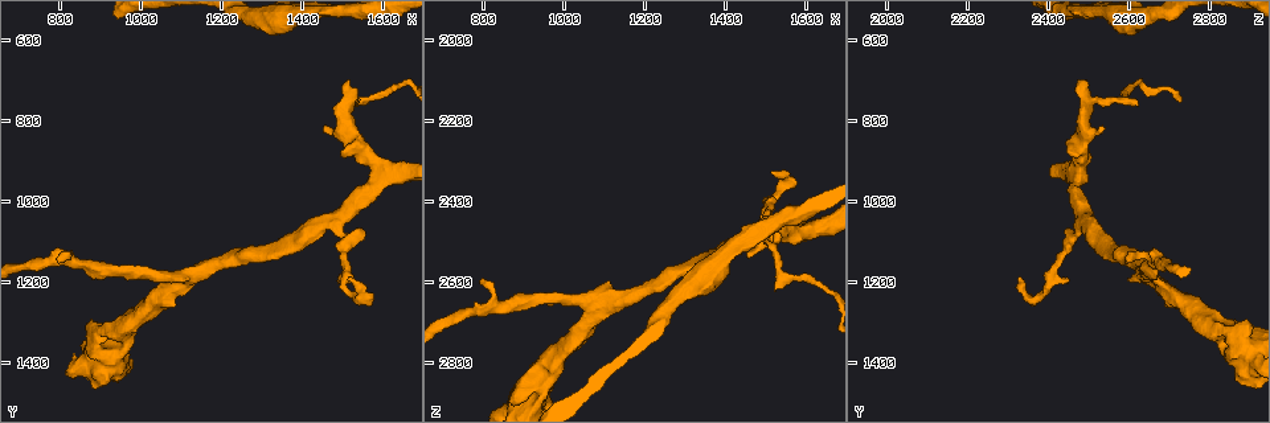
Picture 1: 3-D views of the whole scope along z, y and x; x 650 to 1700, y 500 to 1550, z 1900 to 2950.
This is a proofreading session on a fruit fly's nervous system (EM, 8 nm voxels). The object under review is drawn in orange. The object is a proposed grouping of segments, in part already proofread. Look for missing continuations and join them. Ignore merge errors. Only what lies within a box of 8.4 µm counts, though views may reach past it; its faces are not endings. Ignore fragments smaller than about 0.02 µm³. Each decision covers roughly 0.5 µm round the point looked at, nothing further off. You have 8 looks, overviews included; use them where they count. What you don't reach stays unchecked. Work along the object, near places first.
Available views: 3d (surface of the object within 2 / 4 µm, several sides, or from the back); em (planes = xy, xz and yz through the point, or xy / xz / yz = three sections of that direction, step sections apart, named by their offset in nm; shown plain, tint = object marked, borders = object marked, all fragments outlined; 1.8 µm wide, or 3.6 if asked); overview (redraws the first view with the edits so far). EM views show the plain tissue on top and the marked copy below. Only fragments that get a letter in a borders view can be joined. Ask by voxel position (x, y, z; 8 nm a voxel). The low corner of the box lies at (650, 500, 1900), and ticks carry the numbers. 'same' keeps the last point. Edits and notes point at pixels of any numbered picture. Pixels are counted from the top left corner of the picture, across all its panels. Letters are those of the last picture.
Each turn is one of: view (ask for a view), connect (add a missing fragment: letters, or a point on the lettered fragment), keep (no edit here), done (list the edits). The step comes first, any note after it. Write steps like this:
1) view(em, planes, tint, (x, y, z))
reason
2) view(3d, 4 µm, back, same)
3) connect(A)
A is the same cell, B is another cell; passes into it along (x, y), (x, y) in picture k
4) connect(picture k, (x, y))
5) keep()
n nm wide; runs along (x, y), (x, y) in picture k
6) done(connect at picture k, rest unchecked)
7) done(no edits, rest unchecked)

view(3d, 4 µm, back, (790, 1150, 2595))
an open end

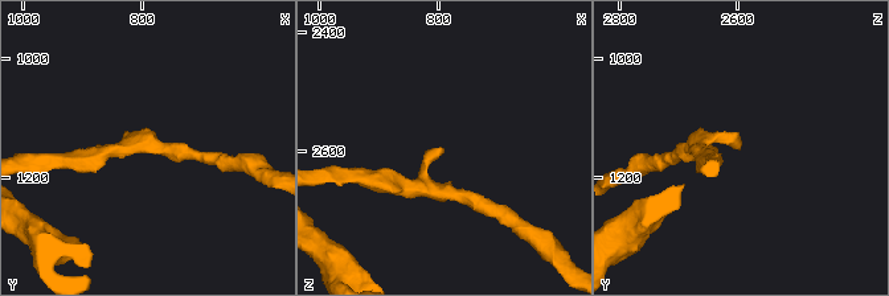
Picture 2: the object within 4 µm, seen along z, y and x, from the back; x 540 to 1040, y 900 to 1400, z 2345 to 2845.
view(em, xz, step 16, tint, (790, 1145, 2595))

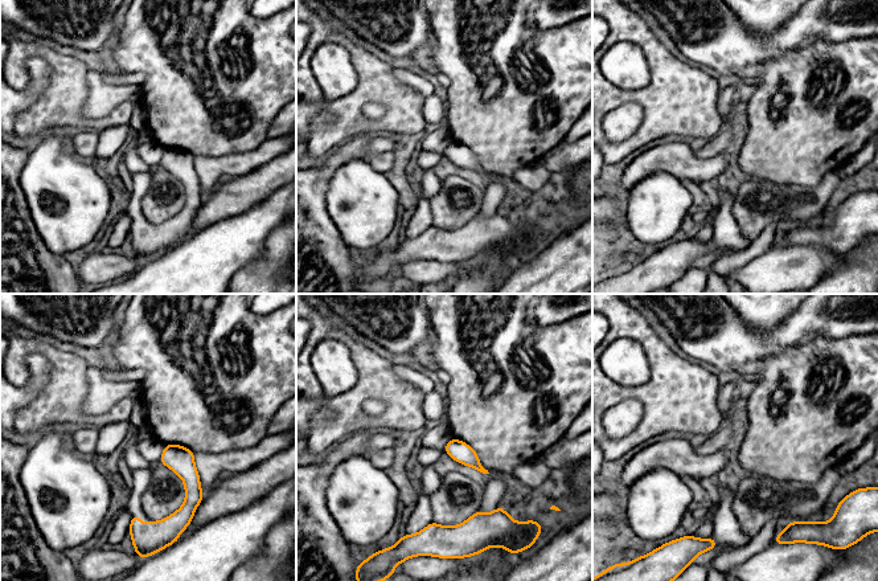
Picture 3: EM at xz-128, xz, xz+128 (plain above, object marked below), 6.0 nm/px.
view(em, planes, borders, same)
another direction

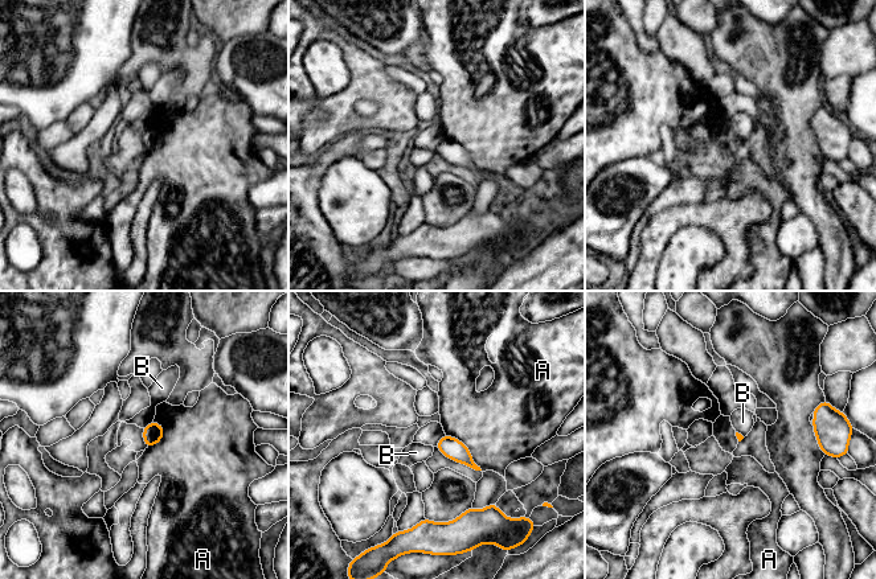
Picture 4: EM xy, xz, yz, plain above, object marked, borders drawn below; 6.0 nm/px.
keep()
A and B are other cells; border along (152, 421), (144, 428) in picture 4; none of them fits

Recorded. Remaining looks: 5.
view(3d, 2 µm, (900, 1350, 2885))
abrupt turn

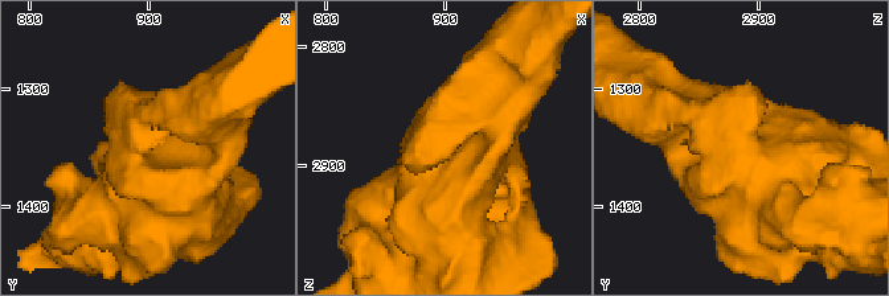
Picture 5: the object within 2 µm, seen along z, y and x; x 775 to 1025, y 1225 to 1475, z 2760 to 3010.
view(em, 3.6 µm, planes, borders, (902, 1348, 2888))

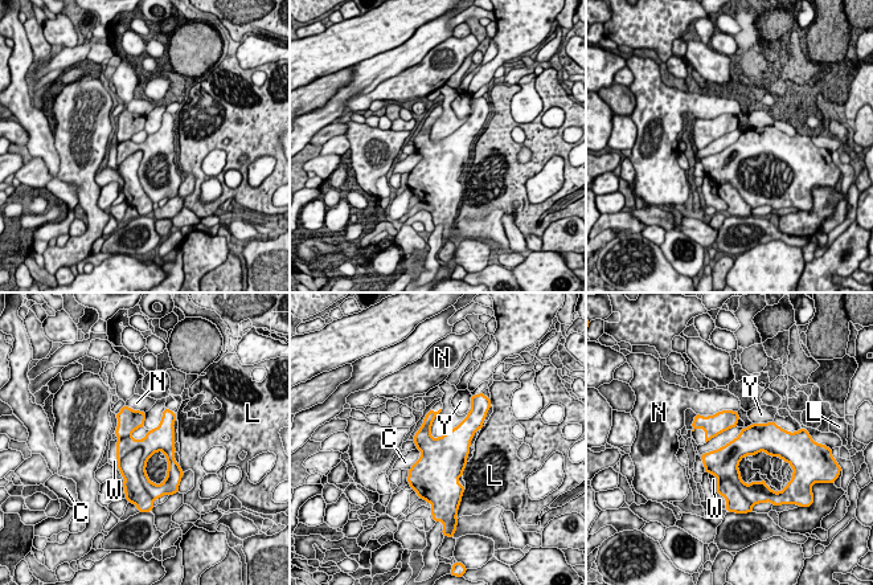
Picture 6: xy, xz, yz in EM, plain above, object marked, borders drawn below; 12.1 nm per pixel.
keep()
280 nm wide; N touches over 360 nm; C, L, N, W and Y are other cells; no lettered fragment goes on from it

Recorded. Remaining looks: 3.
view(3d, 2 µm, (1510, 1180, 2330))
free end

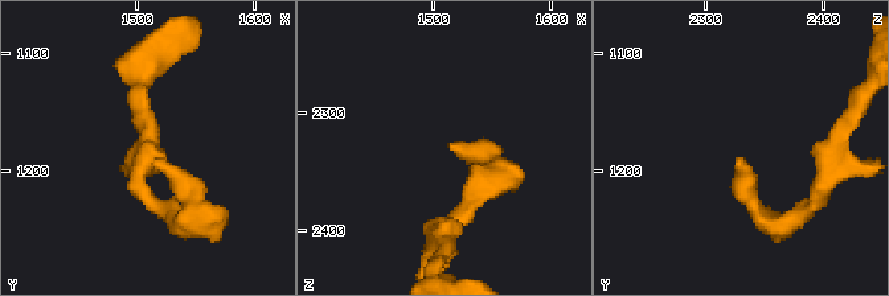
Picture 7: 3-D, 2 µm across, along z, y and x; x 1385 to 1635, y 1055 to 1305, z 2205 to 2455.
view(em, planes, borders, (1518, 1186, 2326))

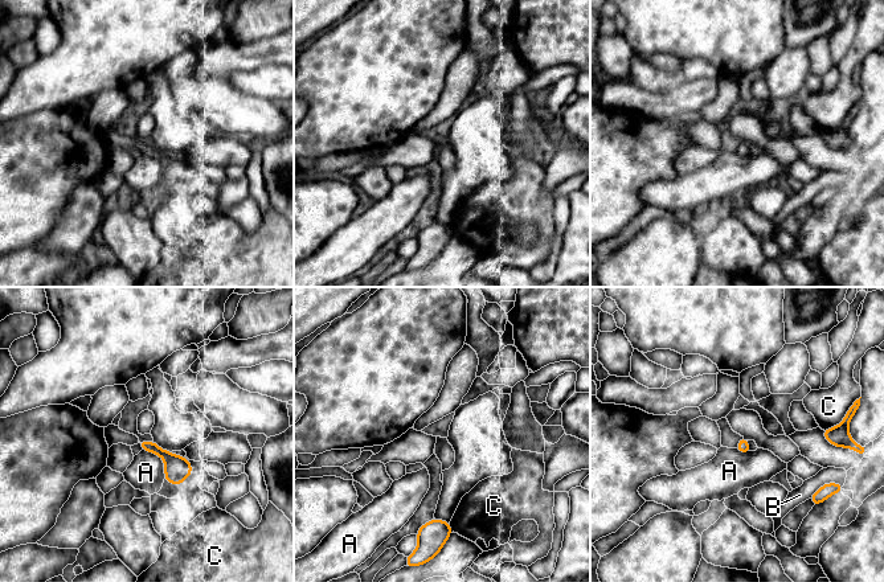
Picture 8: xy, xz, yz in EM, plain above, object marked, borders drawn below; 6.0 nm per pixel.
keep()
A, B and C are other cells; border along (142, 449), (163, 460), (166, 478) in picture 8; none of them fits

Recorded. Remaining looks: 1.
done(no edits, rest unchecked)

